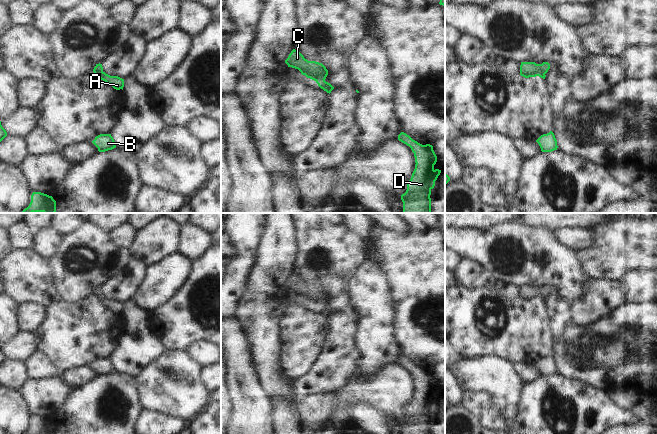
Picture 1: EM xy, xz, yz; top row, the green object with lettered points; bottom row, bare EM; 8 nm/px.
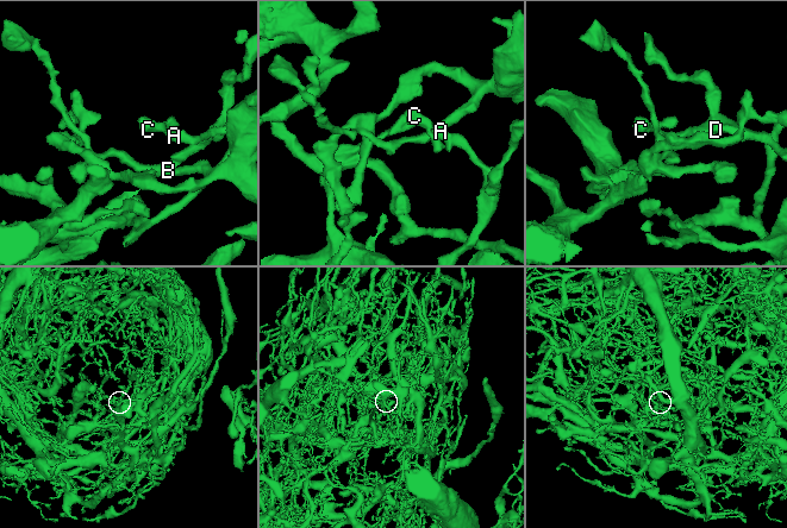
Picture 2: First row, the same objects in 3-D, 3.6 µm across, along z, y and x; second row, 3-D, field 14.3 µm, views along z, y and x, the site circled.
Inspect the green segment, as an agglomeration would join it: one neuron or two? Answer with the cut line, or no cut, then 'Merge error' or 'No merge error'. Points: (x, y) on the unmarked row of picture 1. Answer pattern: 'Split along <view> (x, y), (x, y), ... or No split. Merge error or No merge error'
Split along xz (324, 304), (321, 312). Merge error.

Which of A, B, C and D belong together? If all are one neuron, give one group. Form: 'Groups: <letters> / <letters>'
Groups: A B D / C.

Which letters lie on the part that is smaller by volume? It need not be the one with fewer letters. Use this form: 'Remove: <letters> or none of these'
Remove: C.

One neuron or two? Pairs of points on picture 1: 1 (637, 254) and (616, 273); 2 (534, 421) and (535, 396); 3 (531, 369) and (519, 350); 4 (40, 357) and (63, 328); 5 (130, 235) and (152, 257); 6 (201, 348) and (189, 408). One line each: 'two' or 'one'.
1: one
2: one
3: two
4: two
5: two
6: two

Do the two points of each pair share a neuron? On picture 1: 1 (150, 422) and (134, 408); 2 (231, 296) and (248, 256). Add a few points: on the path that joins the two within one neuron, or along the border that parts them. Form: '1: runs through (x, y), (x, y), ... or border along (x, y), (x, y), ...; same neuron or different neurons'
1: border along (144, 407), (136, 423); different neurons
2: runs through (236, 288), (236, 279), (241, 267); same neuron

